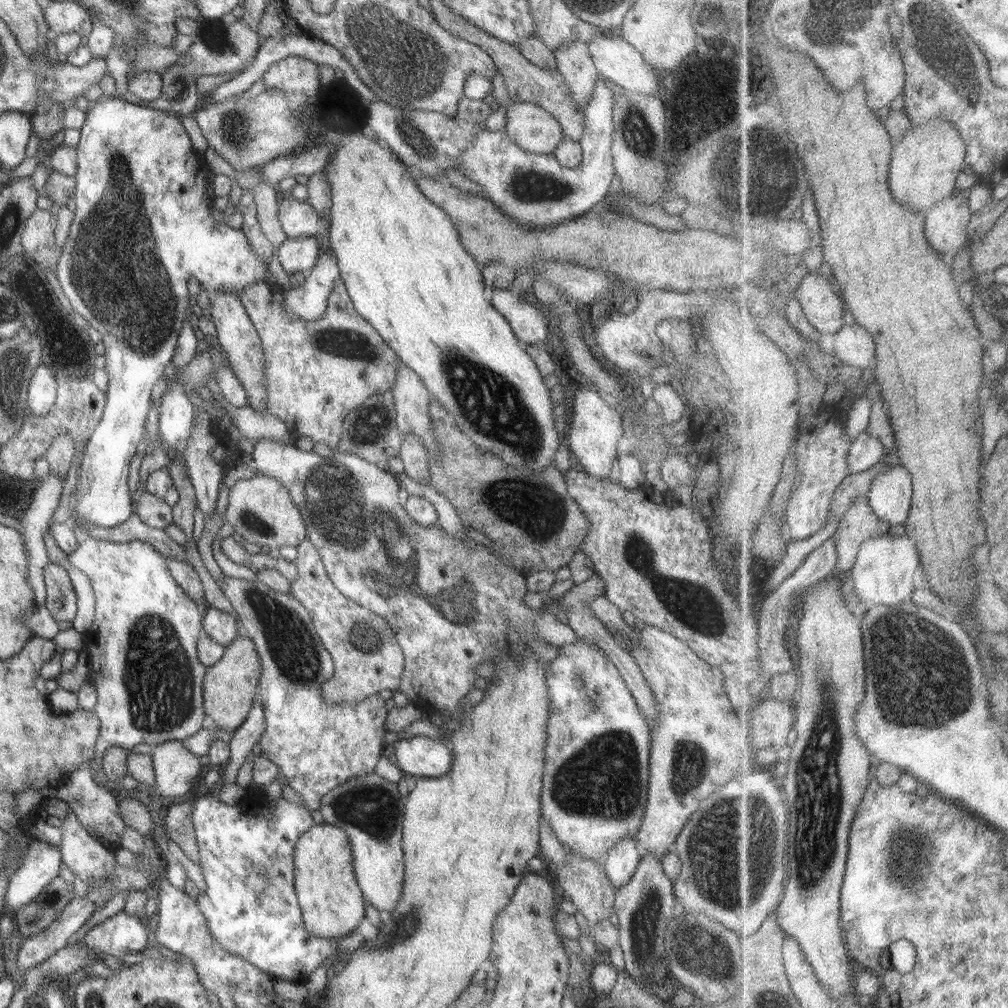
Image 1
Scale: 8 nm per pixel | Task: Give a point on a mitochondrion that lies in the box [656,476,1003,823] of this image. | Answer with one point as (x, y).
(918, 702)

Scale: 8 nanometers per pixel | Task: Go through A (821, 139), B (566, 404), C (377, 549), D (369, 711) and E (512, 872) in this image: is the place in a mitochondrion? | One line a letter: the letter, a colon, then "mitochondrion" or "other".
A: other
B: other
C: mitochondrion
D: other
E: other

